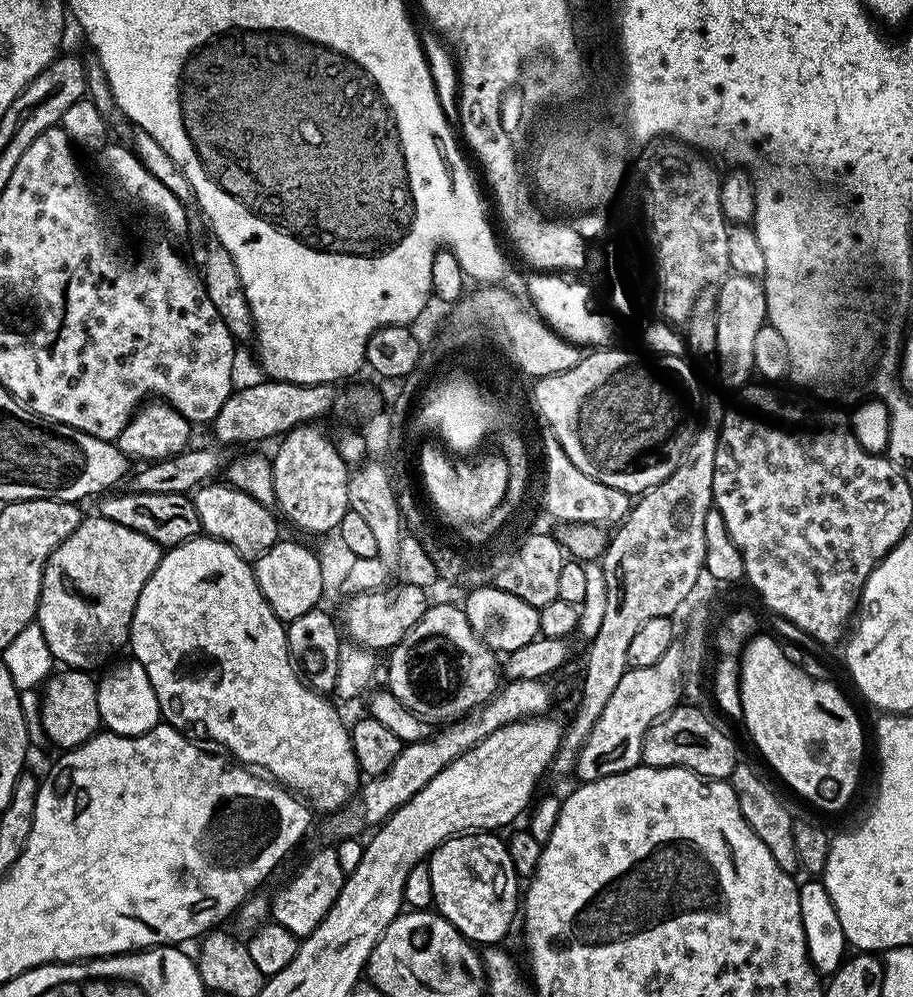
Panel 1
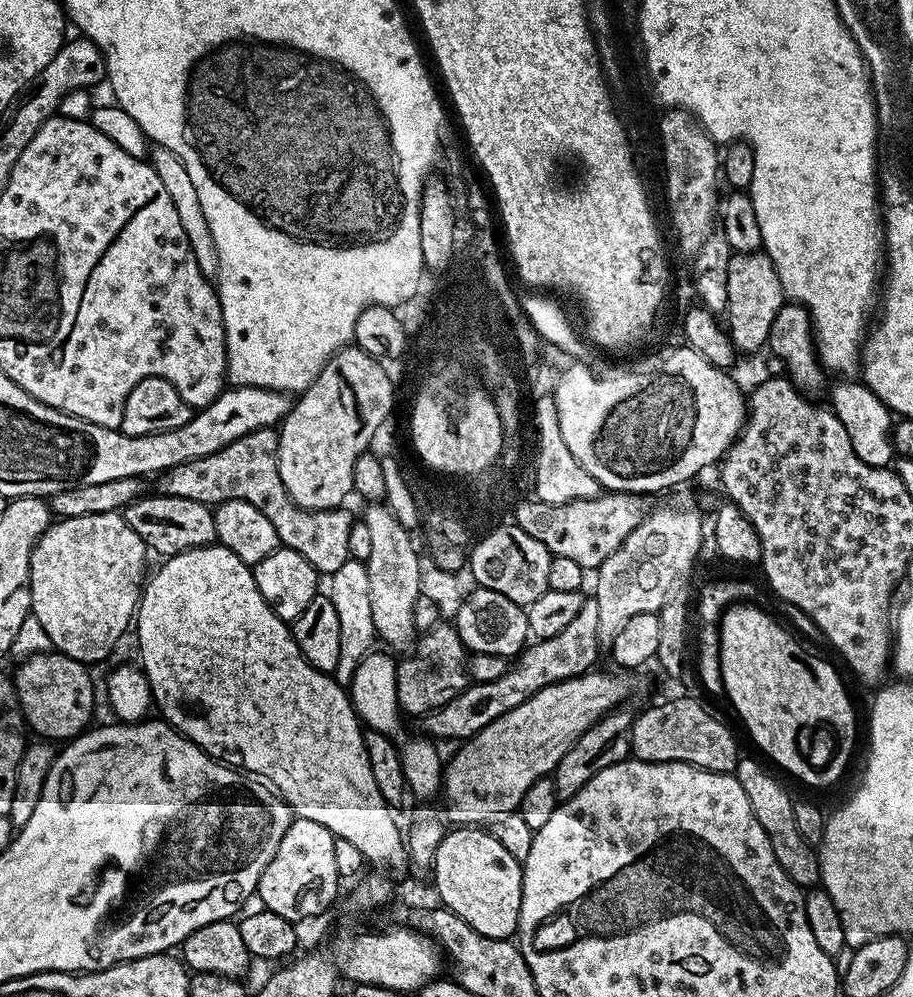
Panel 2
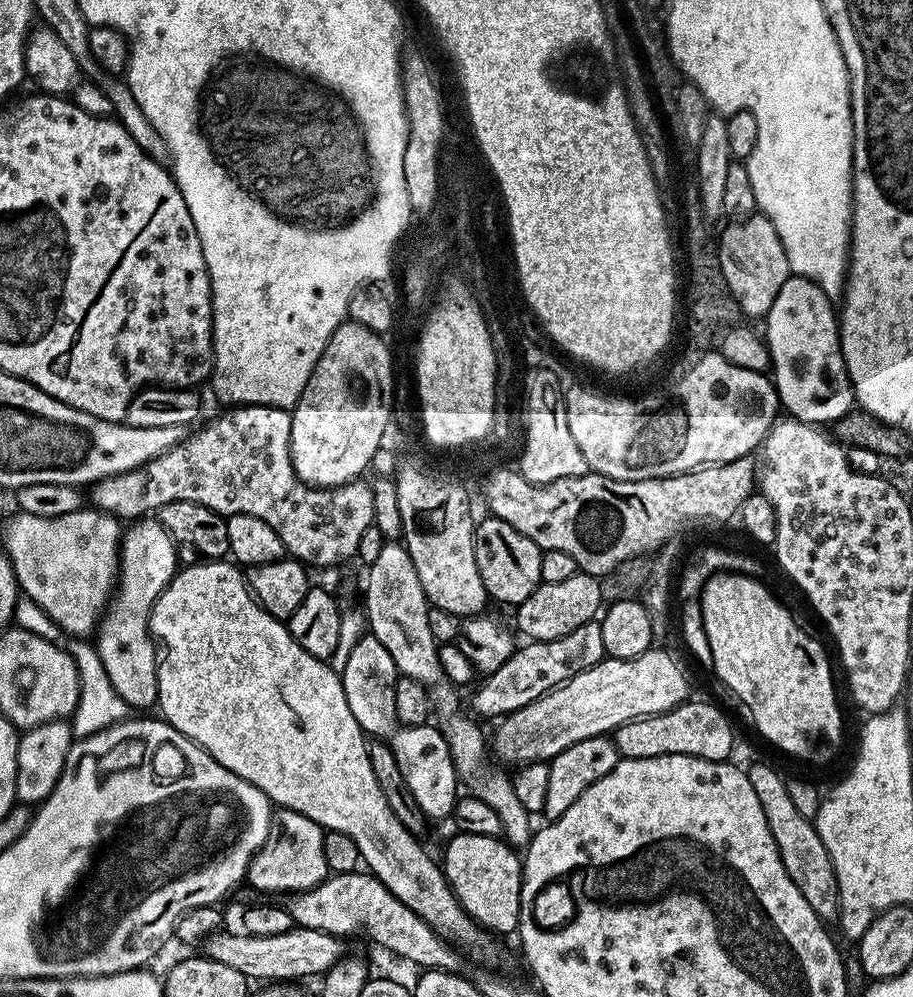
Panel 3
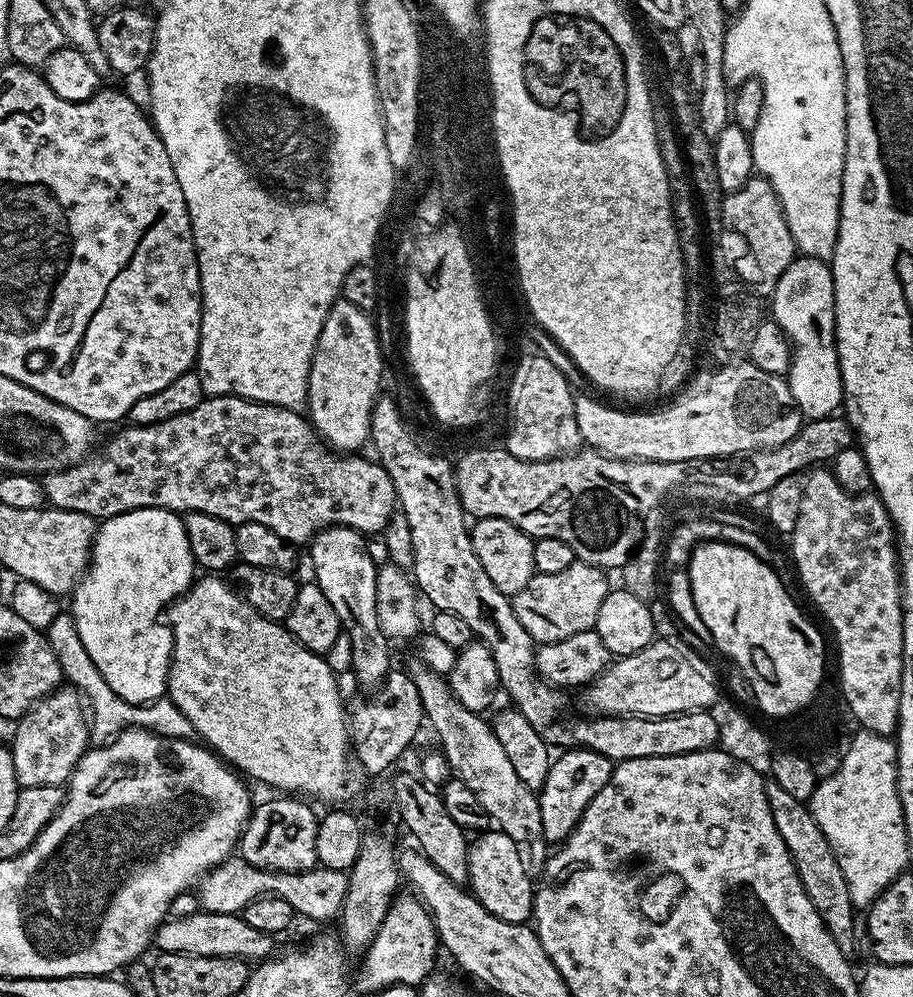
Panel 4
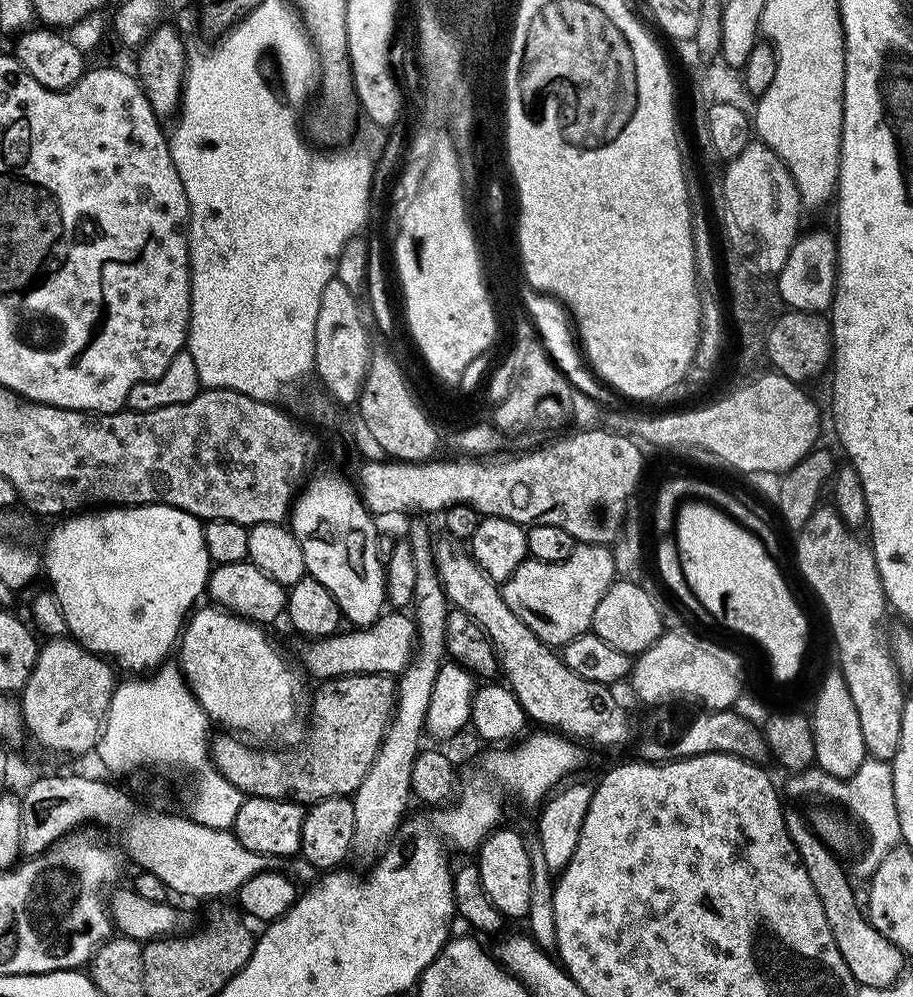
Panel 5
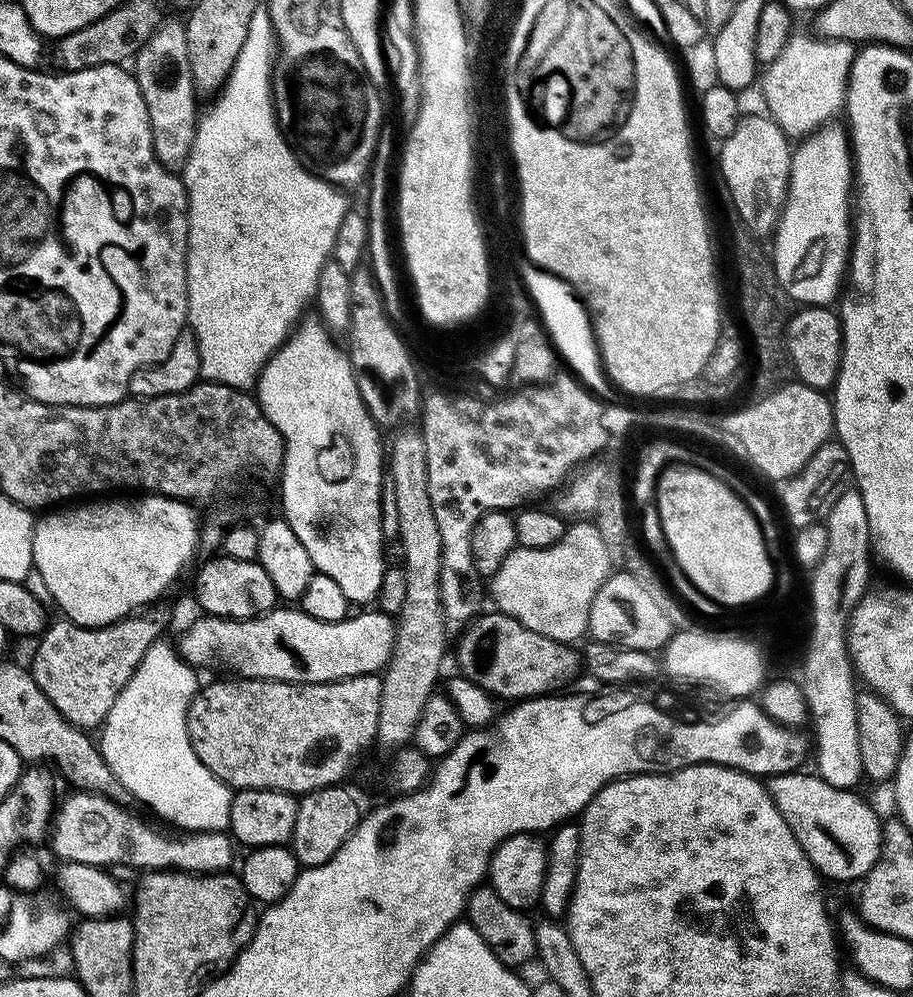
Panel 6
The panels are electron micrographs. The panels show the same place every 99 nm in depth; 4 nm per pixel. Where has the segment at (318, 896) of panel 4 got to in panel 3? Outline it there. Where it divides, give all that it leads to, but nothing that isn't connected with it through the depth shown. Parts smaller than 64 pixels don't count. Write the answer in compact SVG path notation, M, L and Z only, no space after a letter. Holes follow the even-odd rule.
M364 870L329 874L309 892L297 892L287 897L286 907L293 925L310 930L322 930L331 936L347 938L351 932L365 932L388 952L417 964L420 970L439 970L459 973L461 953L434 931L410 906L398 902L390 890Z

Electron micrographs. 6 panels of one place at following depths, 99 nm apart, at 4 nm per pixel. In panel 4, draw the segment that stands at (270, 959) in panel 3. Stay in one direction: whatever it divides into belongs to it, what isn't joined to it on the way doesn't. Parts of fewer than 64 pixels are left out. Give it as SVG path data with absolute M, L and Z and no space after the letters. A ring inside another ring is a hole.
M199 910L188 917L174 917L165 919L156 930L154 944L160 952L173 952L183 956L217 956L218 958L236 958L249 962L263 962L273 955L273 937L262 930L254 930L254 926L246 926L243 915L214 914Z

